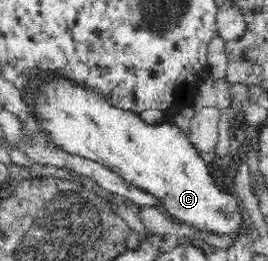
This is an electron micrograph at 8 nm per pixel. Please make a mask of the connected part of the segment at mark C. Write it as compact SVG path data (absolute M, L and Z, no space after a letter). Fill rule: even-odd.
M52 82L51 85L46 85L46 88L46 94L43 95L39 105L31 108L45 115L47 122L42 126L47 127L47 131L51 131L58 144L63 144L70 152L76 152L78 155L102 163L126 182L152 195L158 208L169 218L186 224L192 229L198 229L204 235L236 239L246 230L238 199L222 189L221 178L214 179L210 157L201 155L192 143L189 143L180 128L170 123L148 125L139 114L109 106L104 100L96 97L96 94L92 94L92 91L82 86L74 86L72 82Z

